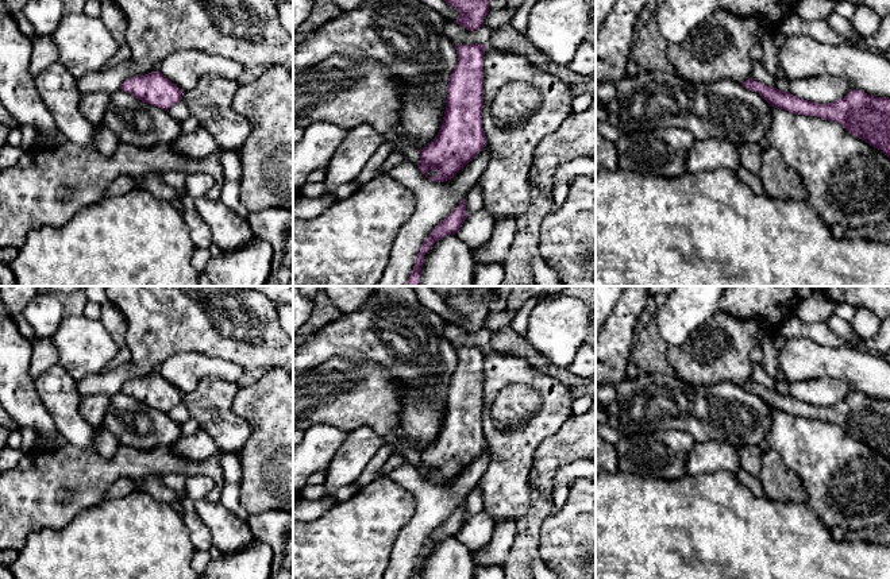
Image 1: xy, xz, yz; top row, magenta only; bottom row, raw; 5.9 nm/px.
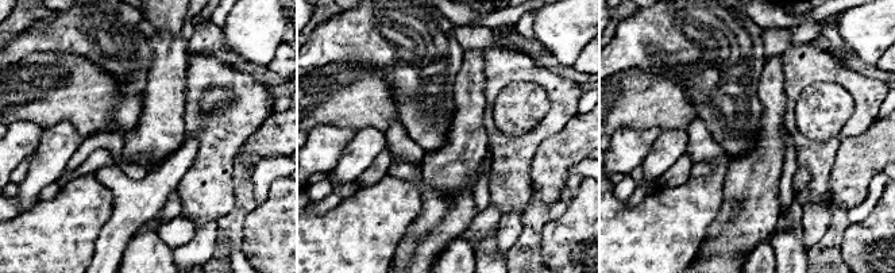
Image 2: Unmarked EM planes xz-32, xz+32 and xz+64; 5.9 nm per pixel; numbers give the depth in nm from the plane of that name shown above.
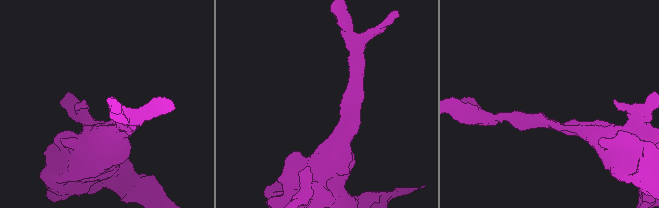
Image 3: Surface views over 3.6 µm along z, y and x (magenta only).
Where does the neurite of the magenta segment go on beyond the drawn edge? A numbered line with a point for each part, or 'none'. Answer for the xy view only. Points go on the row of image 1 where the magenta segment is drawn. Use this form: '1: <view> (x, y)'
none

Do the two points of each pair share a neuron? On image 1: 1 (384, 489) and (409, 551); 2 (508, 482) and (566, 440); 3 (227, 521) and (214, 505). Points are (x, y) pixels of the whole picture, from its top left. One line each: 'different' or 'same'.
1: different
2: different
3: same

